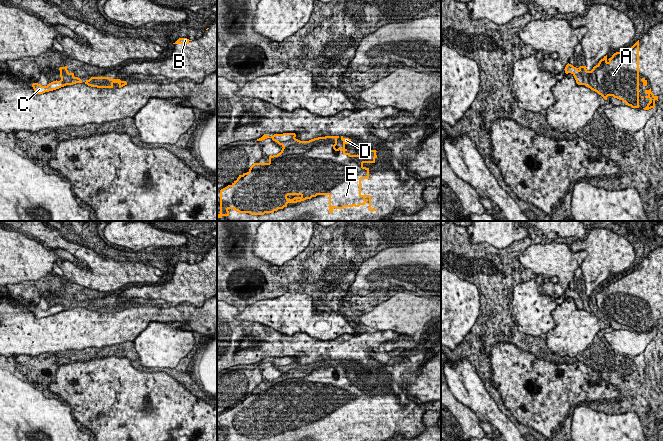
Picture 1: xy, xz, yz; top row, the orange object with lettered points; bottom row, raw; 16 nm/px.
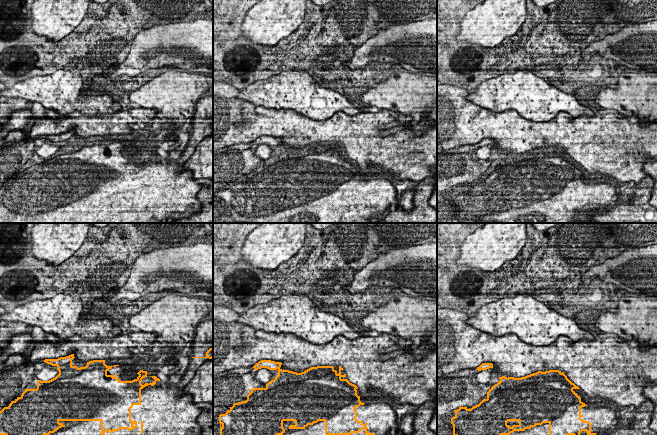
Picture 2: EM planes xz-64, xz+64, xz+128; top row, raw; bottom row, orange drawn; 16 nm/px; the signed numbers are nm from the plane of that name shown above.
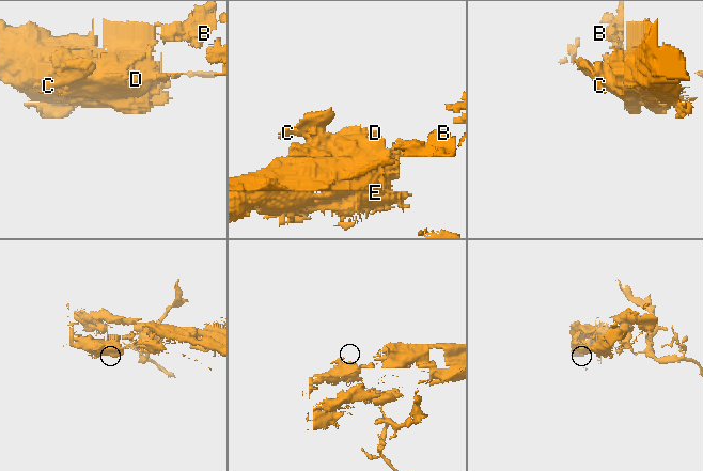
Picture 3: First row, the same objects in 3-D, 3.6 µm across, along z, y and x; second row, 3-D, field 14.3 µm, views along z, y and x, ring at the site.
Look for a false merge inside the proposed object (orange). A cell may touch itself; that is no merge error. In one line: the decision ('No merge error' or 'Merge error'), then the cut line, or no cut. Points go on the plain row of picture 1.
Merge error. Split along xz (294, 361), (277, 366)

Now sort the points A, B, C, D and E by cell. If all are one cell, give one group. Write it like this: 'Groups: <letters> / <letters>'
Groups: A B D E / C

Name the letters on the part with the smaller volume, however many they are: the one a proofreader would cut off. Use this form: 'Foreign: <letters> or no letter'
Foreign: C

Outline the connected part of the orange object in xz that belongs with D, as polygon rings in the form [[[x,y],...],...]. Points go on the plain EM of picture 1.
[[[325,360],[300,365],[296,362],[286,366],[278,366],[283,372],[277,379],[269,380],[268,387],[254,387],[247,397],[239,399],[231,409],[220,414],[220,437],[217,441],[229,440],[229,433],[238,437],[250,437],[251,439],[264,439],[273,437],[278,433],[287,431],[288,427],[297,427],[306,423],[311,423],[317,419],[329,420],[329,437],[333,433],[343,433],[344,431],[359,431],[369,427],[369,435],[377,435],[371,432],[371,420],[361,418],[361,404],[369,403],[369,392],[363,390],[364,387],[375,387],[377,382],[376,374],[363,373],[362,379],[351,379],[347,377],[346,368],[351,367],[351,363],[341,360],[343,371],[335,372],[339,360]]]

